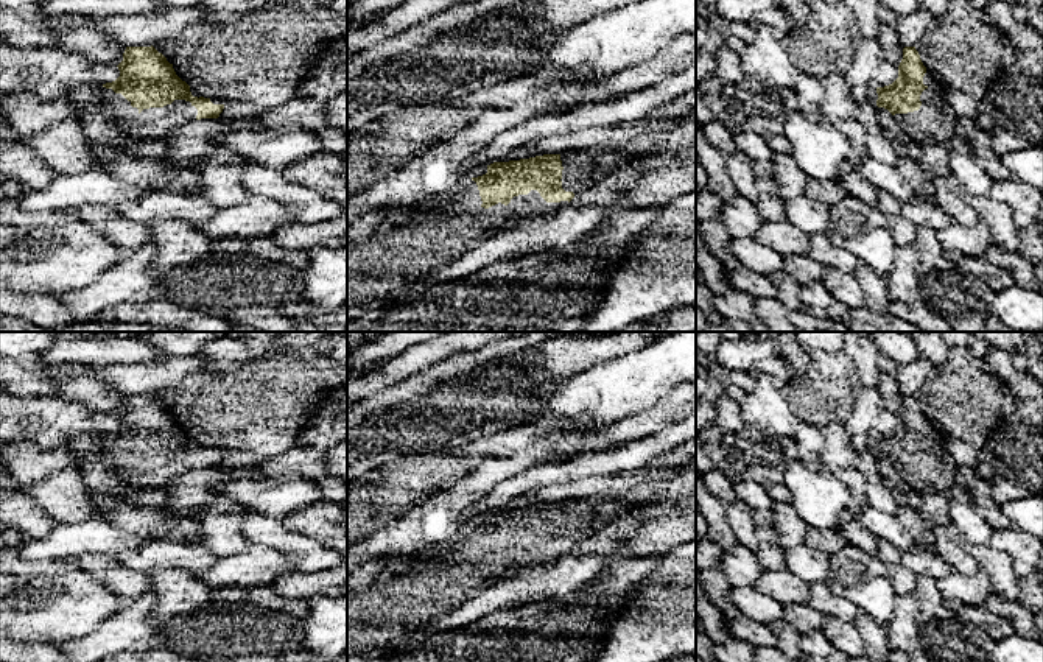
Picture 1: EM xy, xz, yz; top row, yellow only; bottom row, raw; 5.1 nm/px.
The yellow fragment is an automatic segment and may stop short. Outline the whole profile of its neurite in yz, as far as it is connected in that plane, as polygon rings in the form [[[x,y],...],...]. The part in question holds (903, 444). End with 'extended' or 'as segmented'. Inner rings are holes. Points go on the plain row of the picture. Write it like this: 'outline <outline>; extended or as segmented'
outline [[[915,396],[903,397],[898,427],[892,433],[873,436],[866,444],[878,456],[887,458],[903,480],[922,494],[932,489],[945,492],[956,484],[960,467],[943,435],[923,414]]]; extended

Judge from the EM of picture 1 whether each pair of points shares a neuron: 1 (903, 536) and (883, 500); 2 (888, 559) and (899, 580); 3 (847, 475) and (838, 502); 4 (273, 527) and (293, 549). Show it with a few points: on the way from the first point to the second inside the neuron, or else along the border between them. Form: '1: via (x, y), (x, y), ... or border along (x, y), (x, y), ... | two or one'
1: border along (869, 505), (895, 514) | two
2: via (892, 564), (899, 575) | one
3: border along (827, 471), (849, 489), (853, 500) | two
4: via (276, 531), (288, 544) | one

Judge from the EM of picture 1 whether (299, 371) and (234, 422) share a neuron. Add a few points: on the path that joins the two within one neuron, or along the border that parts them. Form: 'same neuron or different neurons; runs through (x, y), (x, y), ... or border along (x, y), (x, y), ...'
same neuron; runs through (284, 387), (257, 399), (249, 407)

